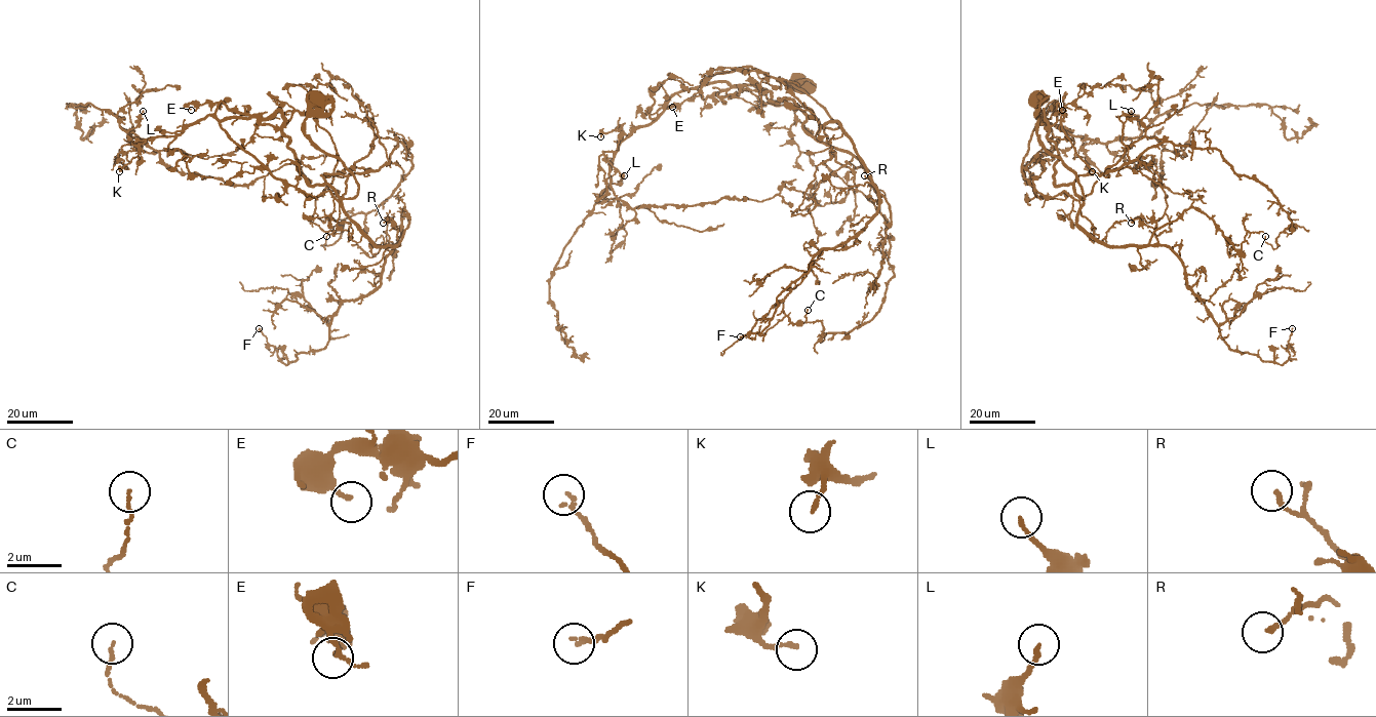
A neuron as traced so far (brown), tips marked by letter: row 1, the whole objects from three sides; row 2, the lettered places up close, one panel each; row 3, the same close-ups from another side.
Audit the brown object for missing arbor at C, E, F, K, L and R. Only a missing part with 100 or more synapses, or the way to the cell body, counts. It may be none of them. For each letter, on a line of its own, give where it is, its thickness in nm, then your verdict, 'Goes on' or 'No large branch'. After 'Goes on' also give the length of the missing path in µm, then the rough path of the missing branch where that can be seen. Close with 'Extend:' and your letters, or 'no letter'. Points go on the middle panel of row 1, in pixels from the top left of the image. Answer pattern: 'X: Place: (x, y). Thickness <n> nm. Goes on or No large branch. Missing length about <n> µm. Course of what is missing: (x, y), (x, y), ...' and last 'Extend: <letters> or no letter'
C: Place: (808, 310). Thickness 110 nm. No large branch
E: Place: (672, 107). Thickness 170 nm. No large branch
F: Place: (740, 336). Thickness 120 nm. No large branch
K: Place: (600, 136). Thickness 160 nm. No large branch
L: Place: (624, 175). Thickness 160 nm. No large branch
R: Place: (864, 175). Thickness 170 nm. No large branch
Extend: no letter

